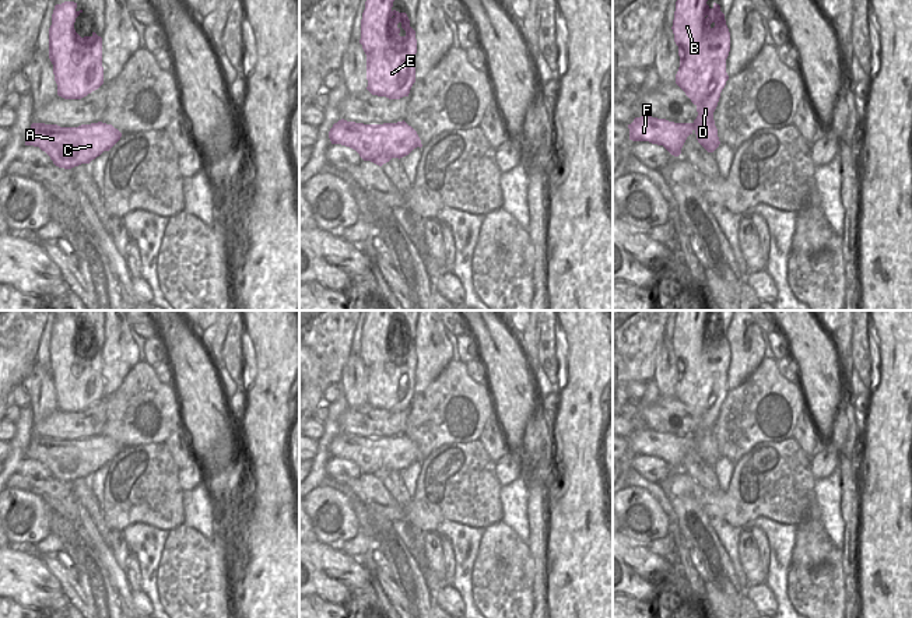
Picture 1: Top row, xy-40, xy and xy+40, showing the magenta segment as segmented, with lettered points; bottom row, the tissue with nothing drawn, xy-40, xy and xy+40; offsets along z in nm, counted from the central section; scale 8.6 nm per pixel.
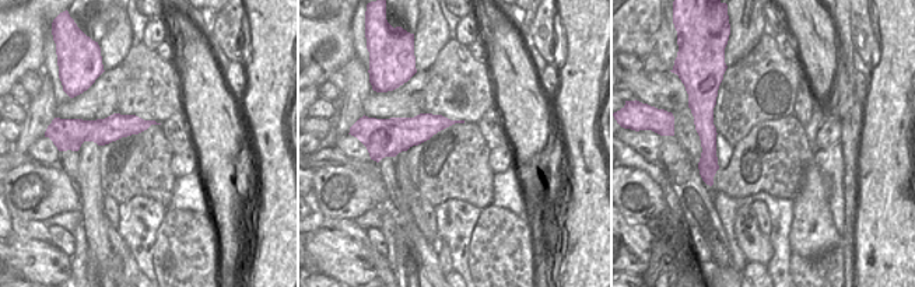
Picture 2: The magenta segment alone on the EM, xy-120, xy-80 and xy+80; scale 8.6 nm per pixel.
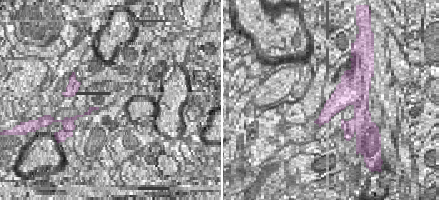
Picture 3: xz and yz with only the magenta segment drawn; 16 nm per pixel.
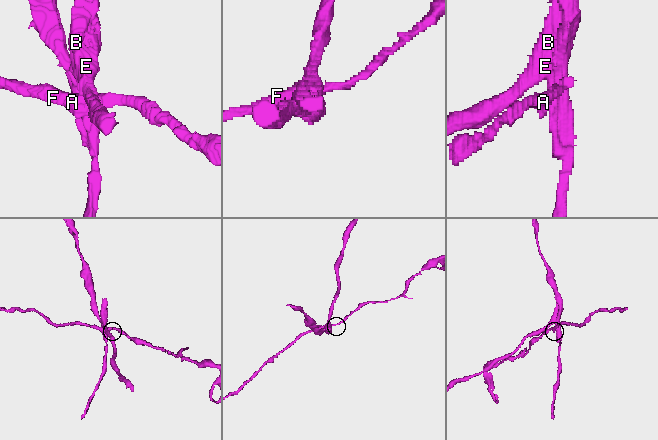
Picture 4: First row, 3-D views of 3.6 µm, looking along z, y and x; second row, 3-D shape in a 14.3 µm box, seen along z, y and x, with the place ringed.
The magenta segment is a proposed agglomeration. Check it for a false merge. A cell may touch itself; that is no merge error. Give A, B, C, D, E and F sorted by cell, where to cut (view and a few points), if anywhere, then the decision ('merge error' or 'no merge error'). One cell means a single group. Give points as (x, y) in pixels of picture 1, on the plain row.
A C F / B D E | xy+40 (693, 436), (694, 442) | merge error

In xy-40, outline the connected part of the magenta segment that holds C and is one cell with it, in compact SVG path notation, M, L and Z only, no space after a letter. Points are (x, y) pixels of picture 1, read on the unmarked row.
M102 435L78 440L32 436L25 459L39 460L59 481L71 482L90 477L104 464L109 464L122 450L112 438Z

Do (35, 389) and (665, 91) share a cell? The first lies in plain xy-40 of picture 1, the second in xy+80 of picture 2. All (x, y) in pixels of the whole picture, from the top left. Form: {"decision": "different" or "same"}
{"decision": "different"}

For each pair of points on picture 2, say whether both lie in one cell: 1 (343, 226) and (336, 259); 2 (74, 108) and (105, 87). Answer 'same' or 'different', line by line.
1: different
2: same

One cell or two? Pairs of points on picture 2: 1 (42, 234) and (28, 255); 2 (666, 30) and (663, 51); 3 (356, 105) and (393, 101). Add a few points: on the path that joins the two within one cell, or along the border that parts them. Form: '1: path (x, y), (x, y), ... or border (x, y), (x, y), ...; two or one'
1: border (14, 235), (21, 240), (42, 240), (48, 242); two
2: path (666, 35), (666, 45); one
3: border (372, 90), (364, 101), (363, 114); two

